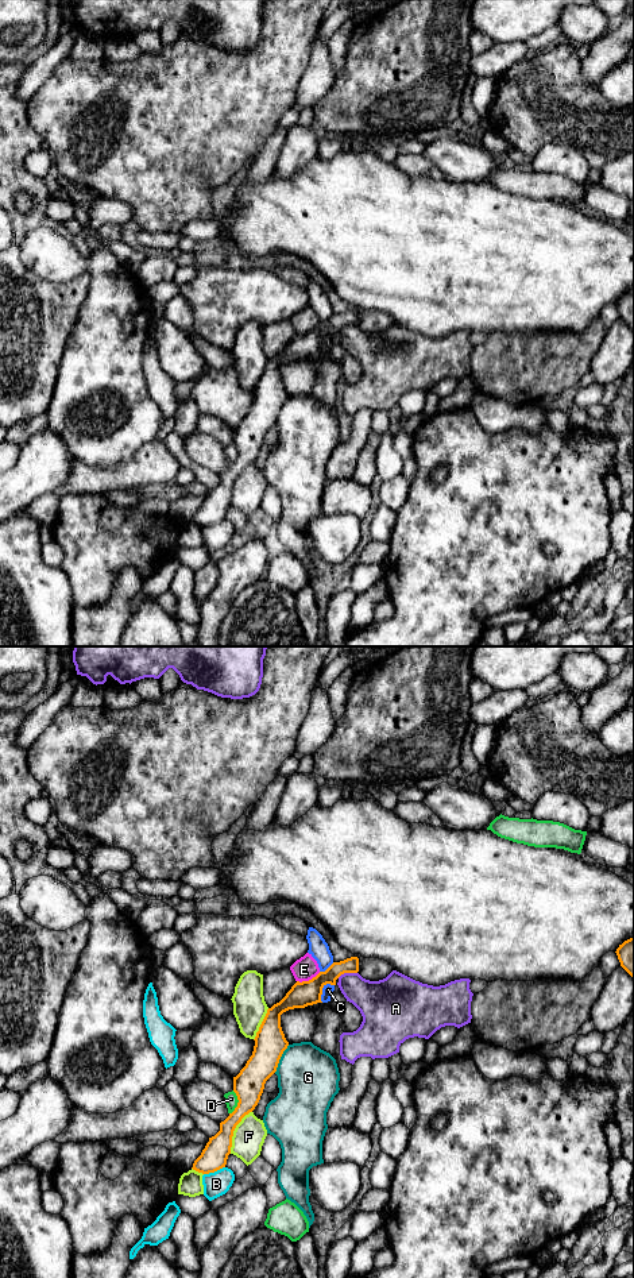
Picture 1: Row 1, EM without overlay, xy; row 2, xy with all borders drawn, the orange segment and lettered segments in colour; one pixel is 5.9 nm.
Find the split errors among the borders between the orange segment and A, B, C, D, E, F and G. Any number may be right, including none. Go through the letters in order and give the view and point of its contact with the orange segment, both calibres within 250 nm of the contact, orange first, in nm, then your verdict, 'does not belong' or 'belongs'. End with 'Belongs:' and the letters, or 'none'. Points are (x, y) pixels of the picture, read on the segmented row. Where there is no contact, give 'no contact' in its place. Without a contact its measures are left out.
A: meets orange in xy at (347, 972); 130 nm thick on the orange side, 240 nm on the other; does not belong
B: meets orange in xy at (213, 1172); 160 nm thick on the orange side, 150 nm on the other; does not belong
C: meets orange in xy at (321, 989); 150 nm thick on the orange side, 70 nm on the other; belongs
D: meets orange in xy at (238, 1103); 180 nm thick on the orange side, 80 nm on the other; does not belong
E: meets orange in xy at (309, 980); 150 nm thick on the orange side, 140 nm on the other; does not belong
F: meets orange in xy at (234, 1130); 160 nm thick on the orange side, 190 nm on the other; does not belong
G: meets orange in xy at (279, 1058); 190 nm thick on the orange side, 360 nm on the other; does not belong
Belongs: C

